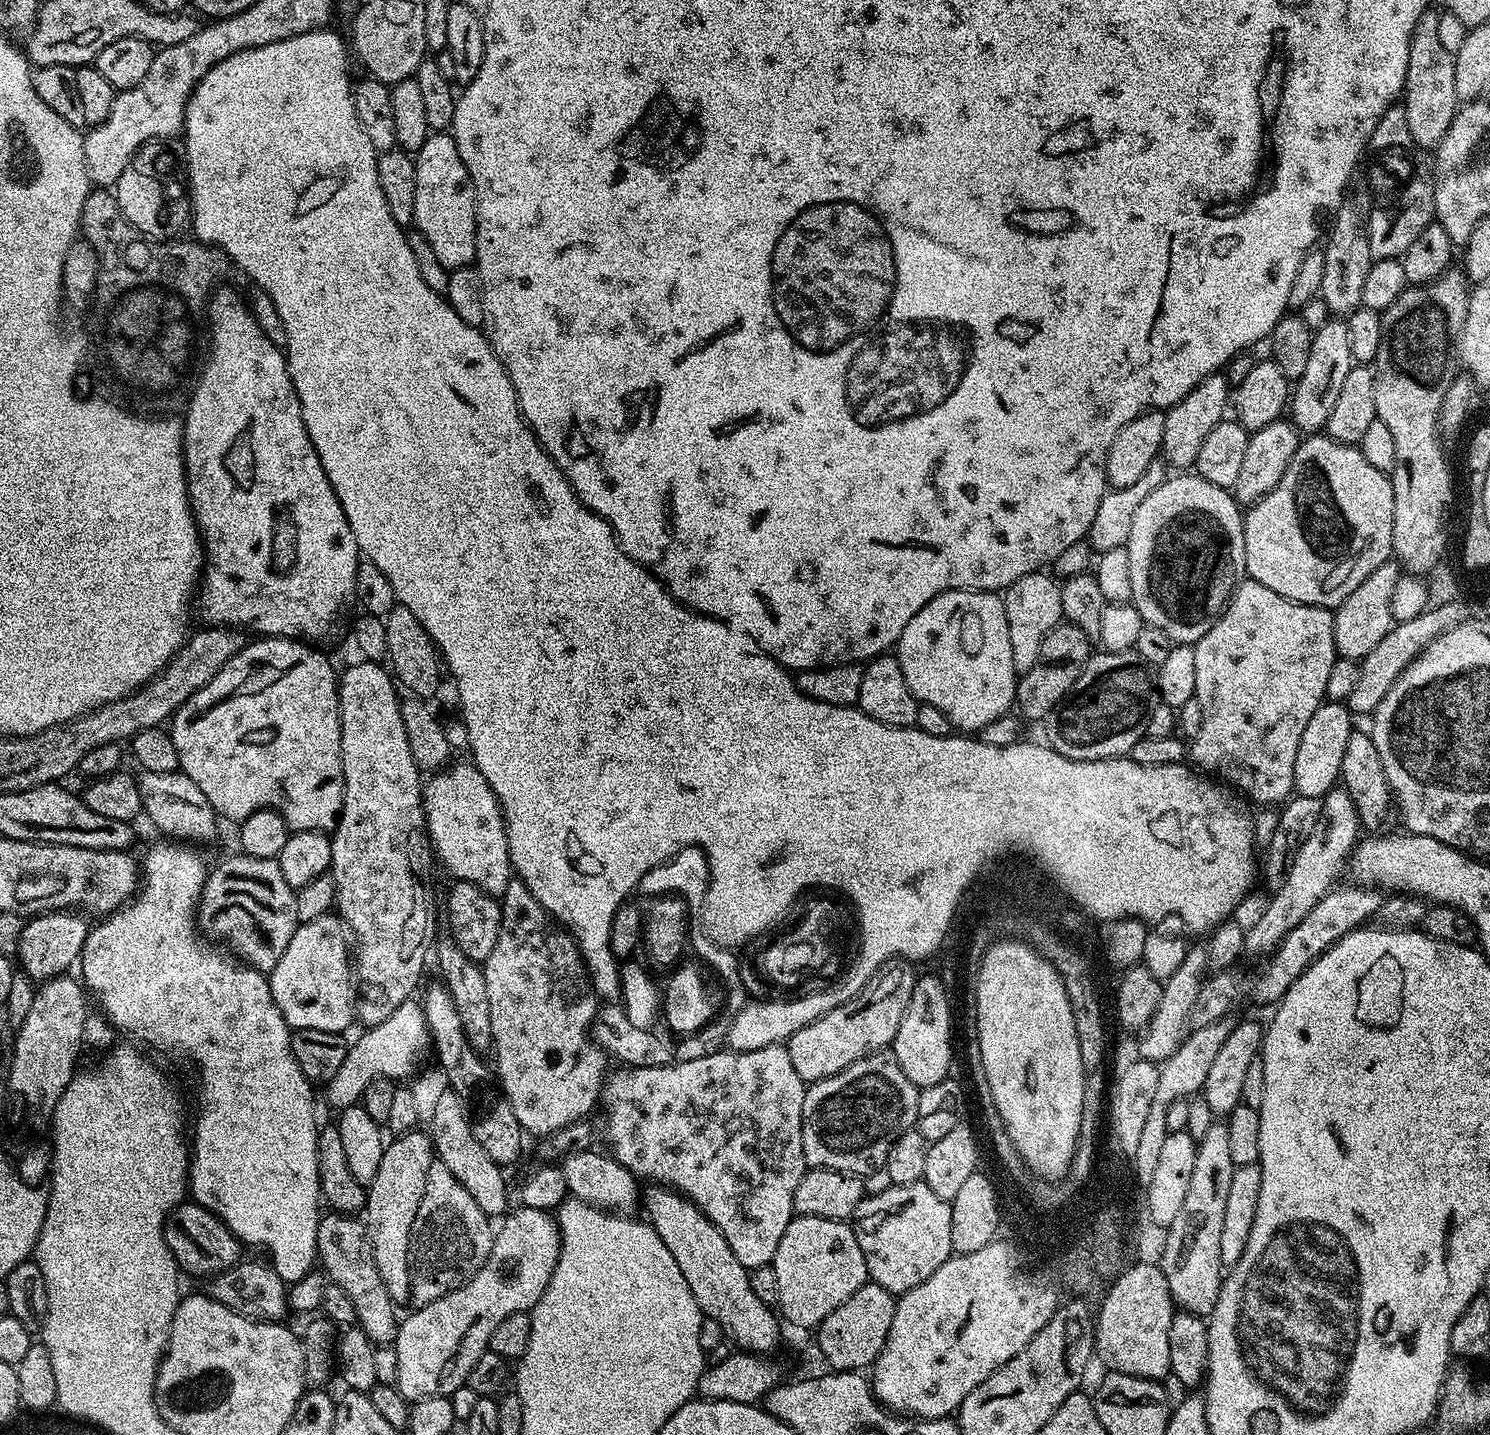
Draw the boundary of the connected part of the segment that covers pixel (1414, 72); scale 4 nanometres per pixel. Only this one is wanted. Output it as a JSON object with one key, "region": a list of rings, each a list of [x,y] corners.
{"region":[[[1429,10],[1418,18],[1414,34],[1410,38],[1410,54],[1406,62],[1406,82],[1402,103],[1406,110],[1406,123],[1410,126],[1410,138],[1420,150],[1434,150],[1446,138],[1450,122],[1454,122],[1458,107],[1458,90],[1454,90],[1454,62],[1456,57],[1442,46],[1438,35],[1440,12]]]}

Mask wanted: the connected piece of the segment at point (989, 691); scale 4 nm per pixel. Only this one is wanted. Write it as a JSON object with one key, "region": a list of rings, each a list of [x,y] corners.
{"region":[[[957,590],[954,592],[943,592],[934,597],[910,622],[906,622],[906,630],[902,630],[900,639],[894,645],[894,655],[896,661],[902,666],[902,678],[906,678],[906,686],[915,694],[917,701],[930,706],[938,706],[946,718],[950,718],[953,729],[959,730],[964,734],[979,733],[981,728],[994,722],[994,718],[1009,715],[1016,699],[1016,682],[1018,674],[1014,670],[1014,654],[1010,654],[1010,630],[1006,630],[1006,614],[1004,613],[1003,599],[995,592],[973,592],[971,590]]]}

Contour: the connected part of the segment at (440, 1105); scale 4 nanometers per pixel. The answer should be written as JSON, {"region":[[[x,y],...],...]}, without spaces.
{"region":[[[446,1091],[438,1098],[430,1117],[430,1135],[435,1159],[441,1160],[449,1167],[454,1178],[466,1186],[466,1190],[474,1197],[474,1202],[482,1206],[482,1210],[490,1218],[500,1218],[509,1211],[508,1184],[504,1181],[505,1169],[496,1164],[490,1154],[474,1138],[472,1118],[464,1100],[457,1092]]]}

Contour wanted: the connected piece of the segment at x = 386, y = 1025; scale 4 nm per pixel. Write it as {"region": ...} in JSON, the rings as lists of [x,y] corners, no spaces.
{"region":[[[409,998],[406,1002],[402,1002],[402,1006],[398,1006],[398,1010],[394,1010],[394,1014],[390,1014],[390,1018],[386,1018],[386,1022],[378,1022],[378,1026],[361,1031],[361,1033],[361,1036],[356,1040],[356,1045],[353,1043],[349,1047],[346,1062],[342,1062],[338,1074],[334,1074],[334,1078],[326,1085],[328,1104],[330,1107],[336,1108],[335,1110],[343,1110],[355,1104],[360,1104],[366,1086],[370,1086],[370,1082],[374,1082],[374,1078],[381,1076],[393,1082],[407,1081],[417,1071],[417,1069],[415,1070],[416,1063],[423,1058],[424,1051],[429,1051],[430,1048],[424,1006],[416,998]]]}

